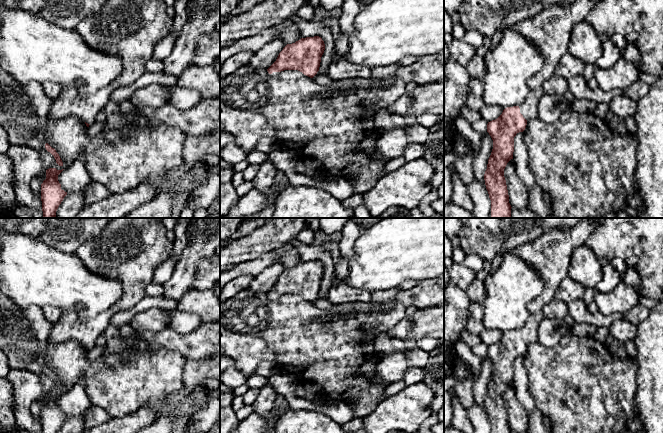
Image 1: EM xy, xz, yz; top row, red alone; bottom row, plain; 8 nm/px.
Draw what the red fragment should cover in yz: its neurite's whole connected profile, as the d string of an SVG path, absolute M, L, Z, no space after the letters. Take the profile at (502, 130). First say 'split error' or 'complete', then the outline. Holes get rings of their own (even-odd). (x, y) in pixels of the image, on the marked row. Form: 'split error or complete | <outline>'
complete | M519 106L507 107L495 120L488 122L487 132L493 140L493 149L488 159L487 169L484 174L486 189L491 200L491 218L511 218L511 205L504 177L504 169L507 163L513 159L514 137L517 133L523 132L527 120L520 113Z

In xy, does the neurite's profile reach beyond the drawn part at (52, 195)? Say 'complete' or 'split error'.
complete

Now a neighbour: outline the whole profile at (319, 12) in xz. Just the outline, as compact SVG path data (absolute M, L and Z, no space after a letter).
M320 4L313 8L313 21L320 22L326 16L339 16L340 9L327 10Z

